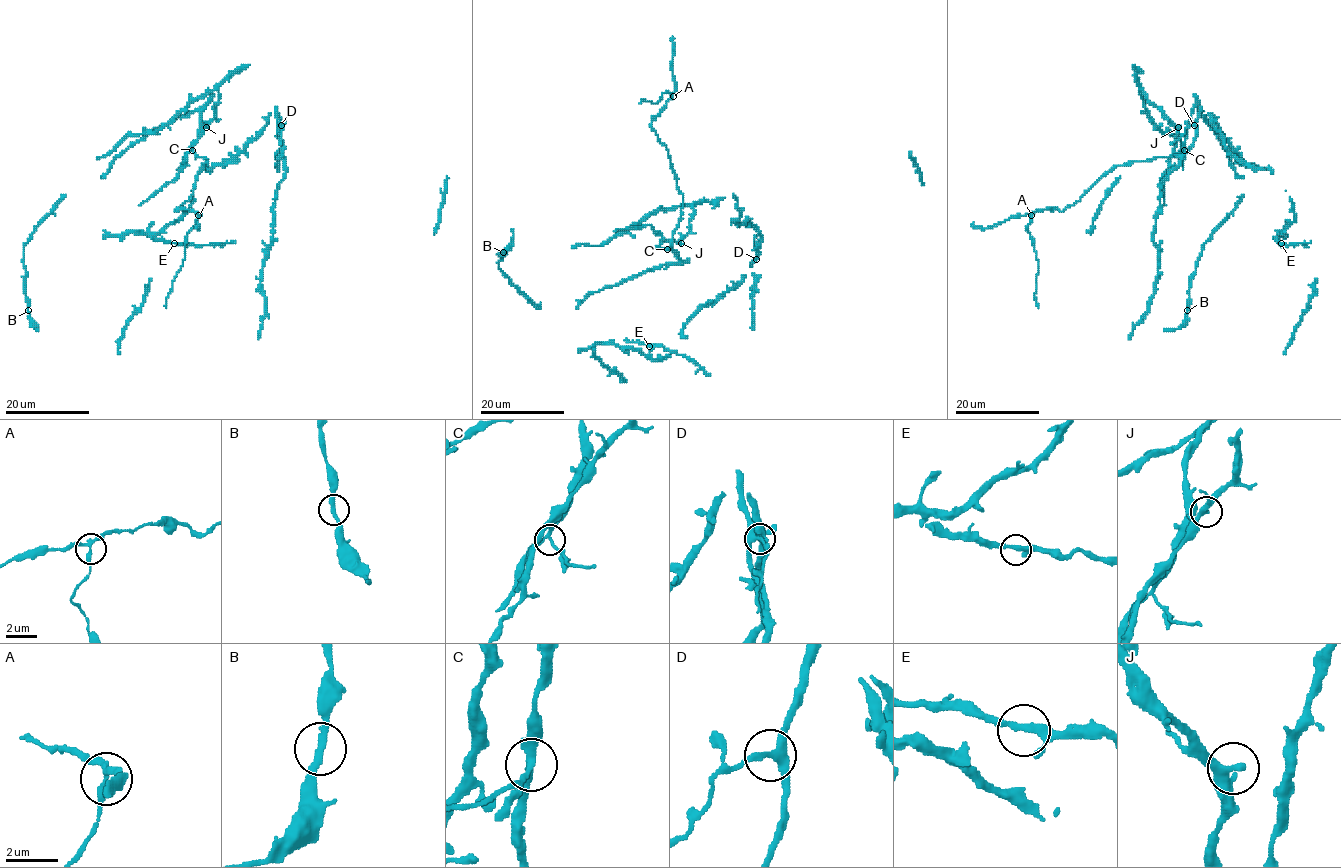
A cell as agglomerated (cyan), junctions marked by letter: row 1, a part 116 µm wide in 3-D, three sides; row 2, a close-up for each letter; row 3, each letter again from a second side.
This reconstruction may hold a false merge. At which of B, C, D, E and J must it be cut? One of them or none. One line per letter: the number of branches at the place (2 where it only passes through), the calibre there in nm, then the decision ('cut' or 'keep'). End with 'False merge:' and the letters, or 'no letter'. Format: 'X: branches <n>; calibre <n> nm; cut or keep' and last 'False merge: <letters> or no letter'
B: branches 2; calibre 260 nm; keep
C: branches 3; calibre 220 nm; cut
D: branches 3; calibre 280 nm; keep
E: branches 3; calibre 240 nm; keep
J: branches 3; calibre 280 nm; keep
False merge: C

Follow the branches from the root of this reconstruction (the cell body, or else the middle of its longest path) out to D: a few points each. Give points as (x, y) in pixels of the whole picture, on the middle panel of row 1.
D: (738, 281), (752, 274), (750, 264), (756, 259)

